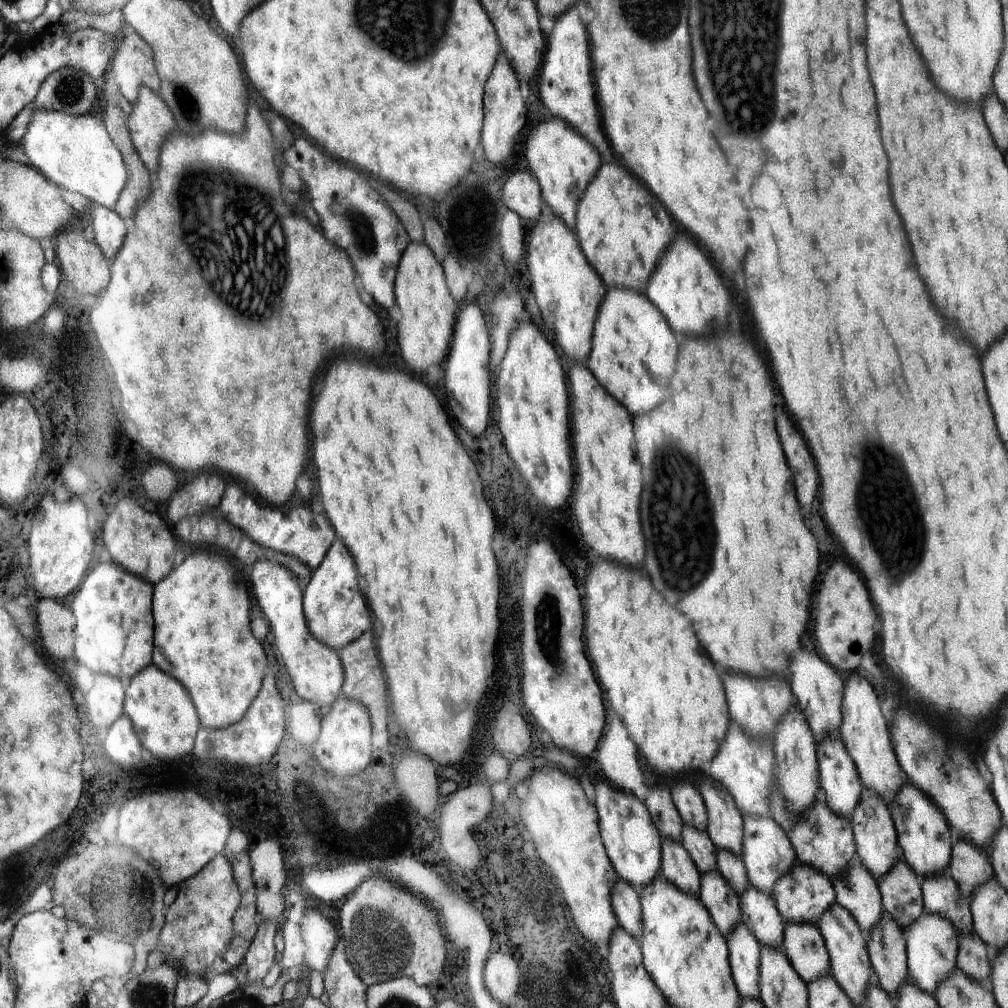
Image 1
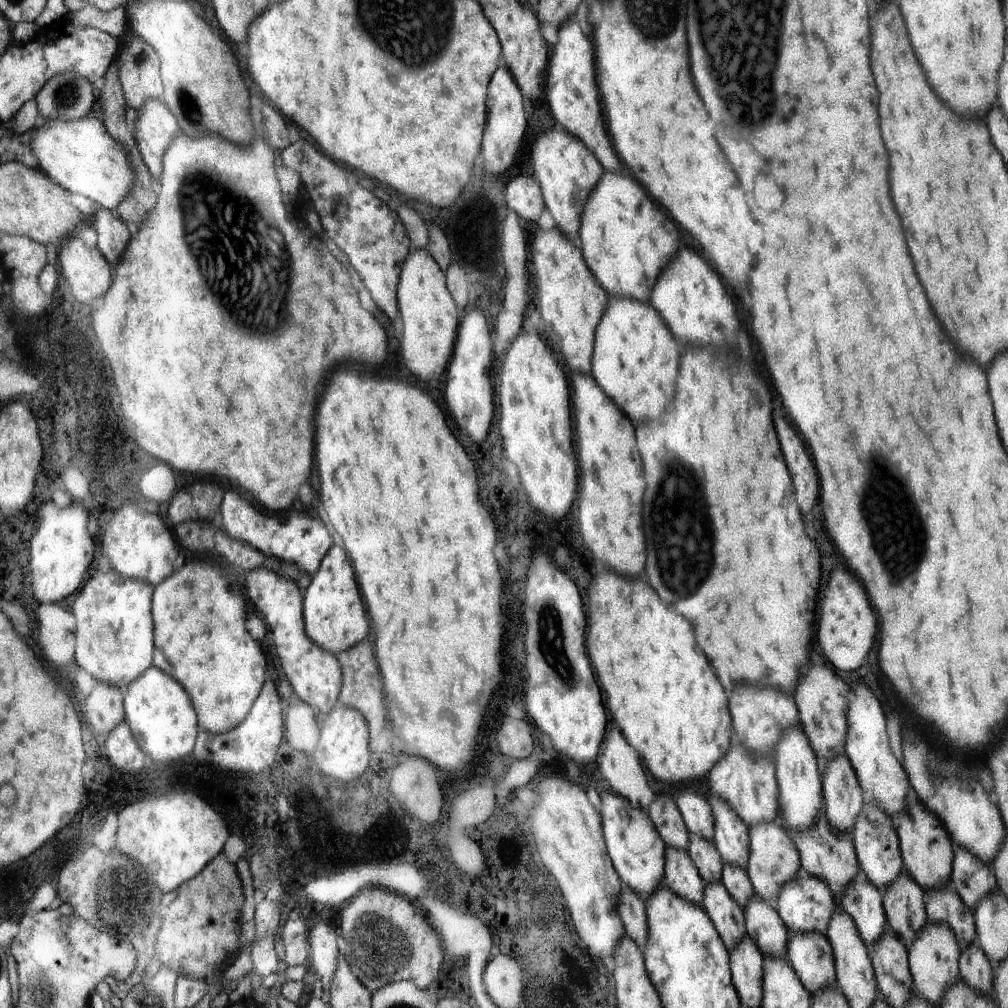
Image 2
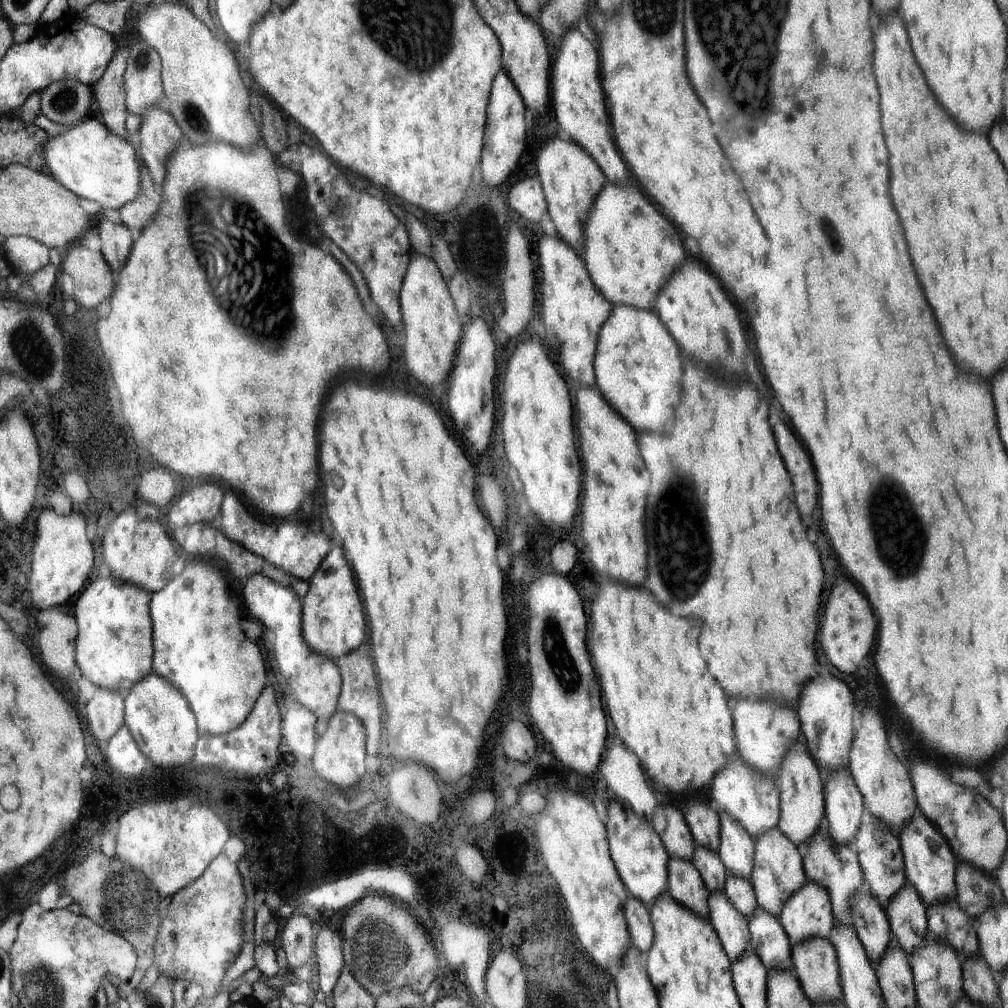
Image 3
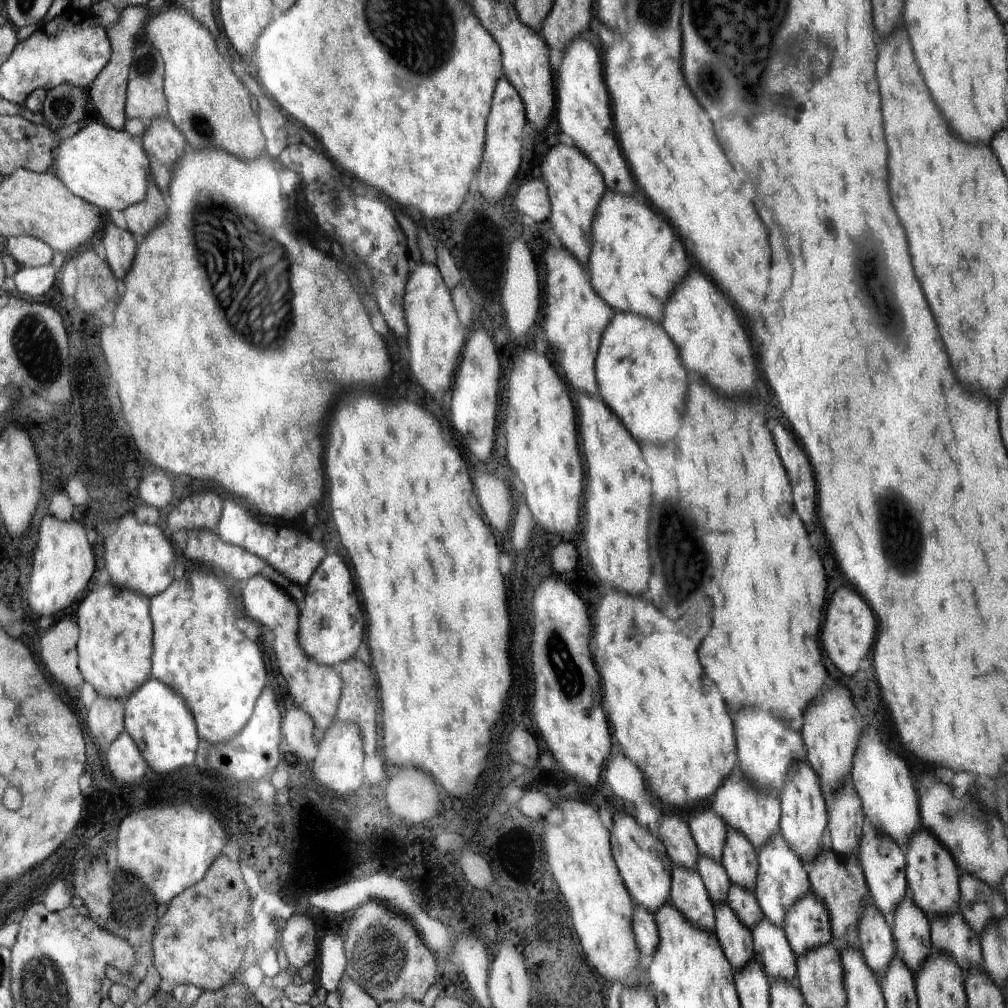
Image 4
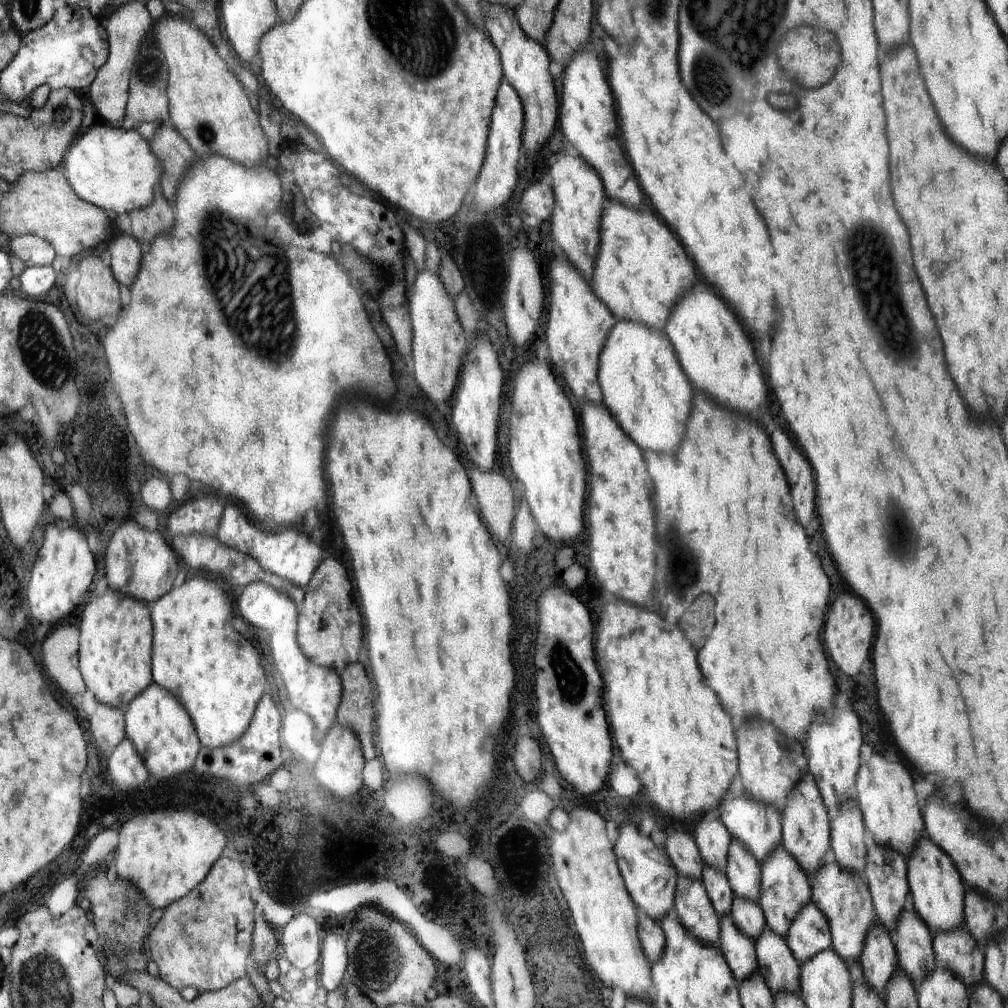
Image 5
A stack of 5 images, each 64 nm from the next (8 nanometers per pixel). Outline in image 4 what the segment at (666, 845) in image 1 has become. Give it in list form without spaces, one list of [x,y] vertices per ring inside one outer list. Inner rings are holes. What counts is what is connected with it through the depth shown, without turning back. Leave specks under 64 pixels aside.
[[[673,865],[671,903],[682,912],[682,916],[696,928],[715,934],[716,918],[710,895],[697,873],[697,869],[686,870]]]

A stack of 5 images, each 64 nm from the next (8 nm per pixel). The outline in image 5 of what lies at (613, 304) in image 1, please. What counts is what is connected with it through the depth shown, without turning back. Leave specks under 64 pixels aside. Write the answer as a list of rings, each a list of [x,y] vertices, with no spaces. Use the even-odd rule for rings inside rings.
[[[617,320],[608,334],[608,340],[600,353],[598,382],[602,392],[603,405],[612,412],[624,432],[636,442],[641,451],[674,452],[684,436],[684,426],[690,414],[692,386],[688,376],[680,368],[672,342],[661,330],[652,330],[630,320]]]

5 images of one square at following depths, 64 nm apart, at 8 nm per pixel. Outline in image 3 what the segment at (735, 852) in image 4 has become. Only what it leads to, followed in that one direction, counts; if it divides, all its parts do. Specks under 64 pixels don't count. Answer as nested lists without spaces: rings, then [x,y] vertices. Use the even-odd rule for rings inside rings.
[[[717,813],[720,818],[720,848],[717,852],[720,860],[732,876],[750,880],[754,870],[755,841],[736,820],[730,818],[730,814]]]

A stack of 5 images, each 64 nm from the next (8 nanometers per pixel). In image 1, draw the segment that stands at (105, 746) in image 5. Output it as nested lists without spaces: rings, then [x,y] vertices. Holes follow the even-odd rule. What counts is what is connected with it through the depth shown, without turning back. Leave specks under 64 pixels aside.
[[[96,674],[96,680],[84,698],[84,712],[88,712],[90,722],[100,730],[100,734],[108,731],[124,714],[125,689],[117,678]]]

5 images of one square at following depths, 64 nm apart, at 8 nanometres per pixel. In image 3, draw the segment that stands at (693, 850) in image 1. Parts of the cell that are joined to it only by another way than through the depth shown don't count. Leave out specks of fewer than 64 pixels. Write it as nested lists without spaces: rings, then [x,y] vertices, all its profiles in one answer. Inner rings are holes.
[[[696,844],[691,862],[698,869],[710,892],[724,892],[727,870],[717,852]]]

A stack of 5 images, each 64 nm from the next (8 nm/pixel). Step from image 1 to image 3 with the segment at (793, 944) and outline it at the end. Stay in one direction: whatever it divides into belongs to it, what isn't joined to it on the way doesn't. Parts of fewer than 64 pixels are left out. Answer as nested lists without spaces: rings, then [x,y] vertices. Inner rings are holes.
[[[815,938],[792,948],[795,976],[812,1004],[843,998],[838,958],[829,939]]]

